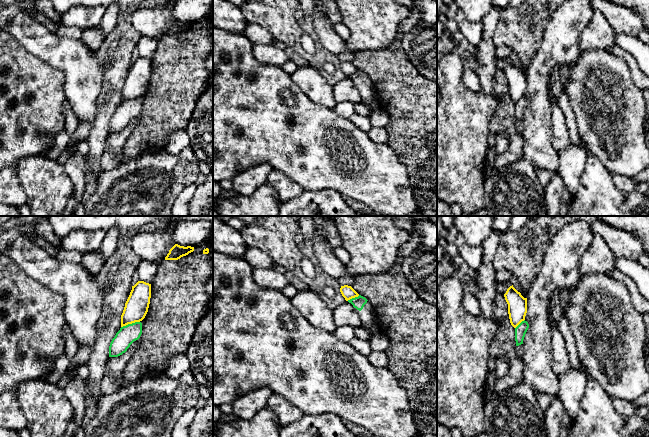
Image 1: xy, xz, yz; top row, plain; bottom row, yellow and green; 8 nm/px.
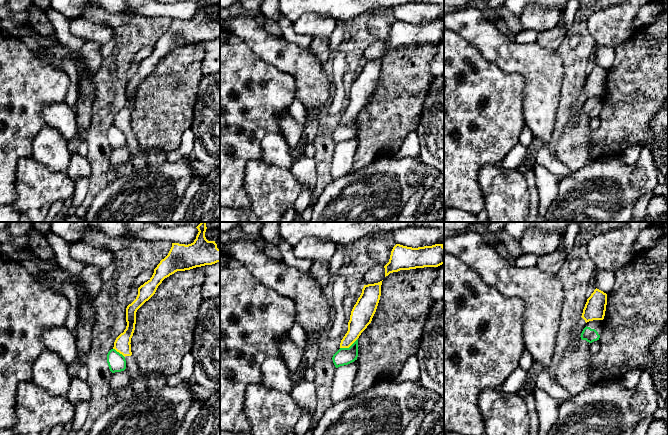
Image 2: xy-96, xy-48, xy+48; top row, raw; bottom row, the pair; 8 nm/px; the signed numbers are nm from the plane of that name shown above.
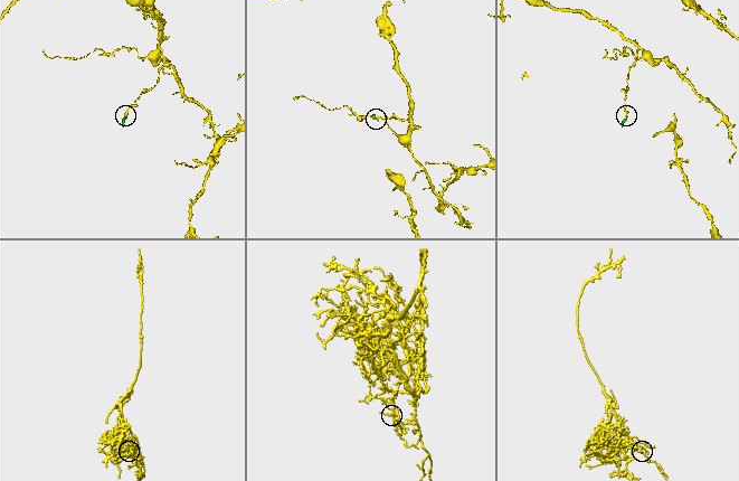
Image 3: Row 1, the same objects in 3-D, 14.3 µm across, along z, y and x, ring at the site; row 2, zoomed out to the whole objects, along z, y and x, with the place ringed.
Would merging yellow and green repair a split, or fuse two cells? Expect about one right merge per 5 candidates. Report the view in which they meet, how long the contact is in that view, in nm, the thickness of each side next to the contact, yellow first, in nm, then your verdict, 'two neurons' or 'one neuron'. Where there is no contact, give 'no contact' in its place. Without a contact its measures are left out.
contact in xy; length 160 nm; calibres 190 and 150 nm; two neurons

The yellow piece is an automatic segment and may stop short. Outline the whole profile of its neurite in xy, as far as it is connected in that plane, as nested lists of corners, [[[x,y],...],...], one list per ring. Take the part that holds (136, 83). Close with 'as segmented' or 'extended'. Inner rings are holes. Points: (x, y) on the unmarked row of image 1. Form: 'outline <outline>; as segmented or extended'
outline [[[138,57],[132,62],[121,91],[121,103],[142,97],[148,88],[150,74],[151,60]]]; as segmented

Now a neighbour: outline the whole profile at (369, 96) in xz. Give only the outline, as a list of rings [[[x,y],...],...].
[[[363,72],[348,76],[361,89],[362,102],[367,106],[369,111],[381,110],[380,100],[376,93],[372,80]]]

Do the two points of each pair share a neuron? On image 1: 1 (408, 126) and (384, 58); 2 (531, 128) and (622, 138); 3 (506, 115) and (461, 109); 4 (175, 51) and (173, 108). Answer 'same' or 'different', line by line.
1: same
2: different
3: different
4: same

